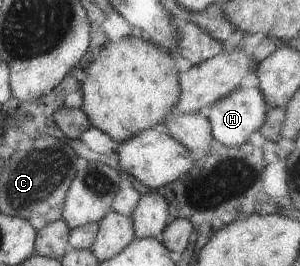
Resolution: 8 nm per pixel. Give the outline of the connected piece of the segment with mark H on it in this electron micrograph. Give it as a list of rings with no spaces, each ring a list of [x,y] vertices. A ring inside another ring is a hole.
[[[238,88],[232,93],[224,95],[206,107],[202,107],[198,112],[210,127],[210,135],[218,143],[230,148],[237,148],[246,143],[247,137],[254,131],[258,131],[266,119],[266,113],[270,111],[270,107],[266,105],[262,93],[254,88]]]

